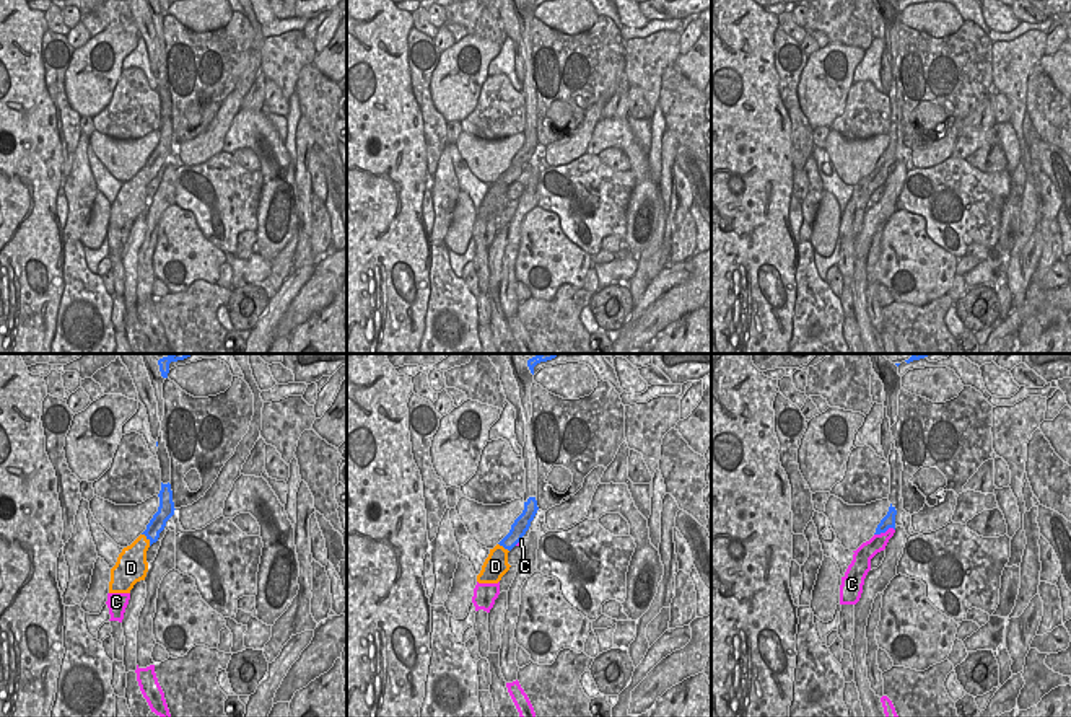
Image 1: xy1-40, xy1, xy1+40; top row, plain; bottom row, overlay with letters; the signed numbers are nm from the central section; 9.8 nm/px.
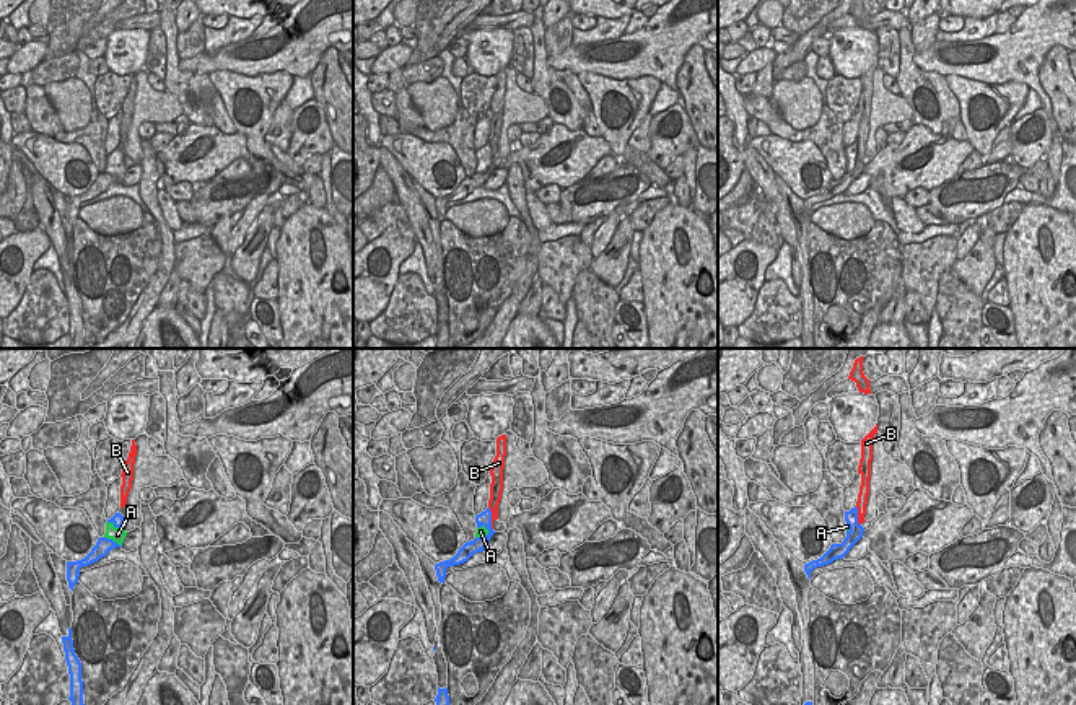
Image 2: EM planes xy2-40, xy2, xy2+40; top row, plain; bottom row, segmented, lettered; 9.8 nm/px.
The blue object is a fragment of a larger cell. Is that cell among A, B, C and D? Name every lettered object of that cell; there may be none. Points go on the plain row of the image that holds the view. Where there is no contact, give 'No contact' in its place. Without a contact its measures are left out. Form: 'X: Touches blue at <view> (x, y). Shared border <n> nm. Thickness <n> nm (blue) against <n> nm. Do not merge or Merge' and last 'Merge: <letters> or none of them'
A: Touches blue at xy2-40 (116, 162). Shared border 180 nm. Thickness 120 nm (blue) against 140 nm. Do not merge
B: Touches blue at xy2 (490, 153). Shared border 240 nm. Thickness 140 nm (blue) against 130 nm. Merge
C: Touches blue at xy1+40 (884, 167). Shared border 220 nm. Thickness 130 nm (blue) against 170 nm. Do not merge
D: Touches blue at xy1-40 (147, 173). Shared border 150 nm. Thickness 160 nm (blue) against 260 nm. Merge
Merge: B, D

